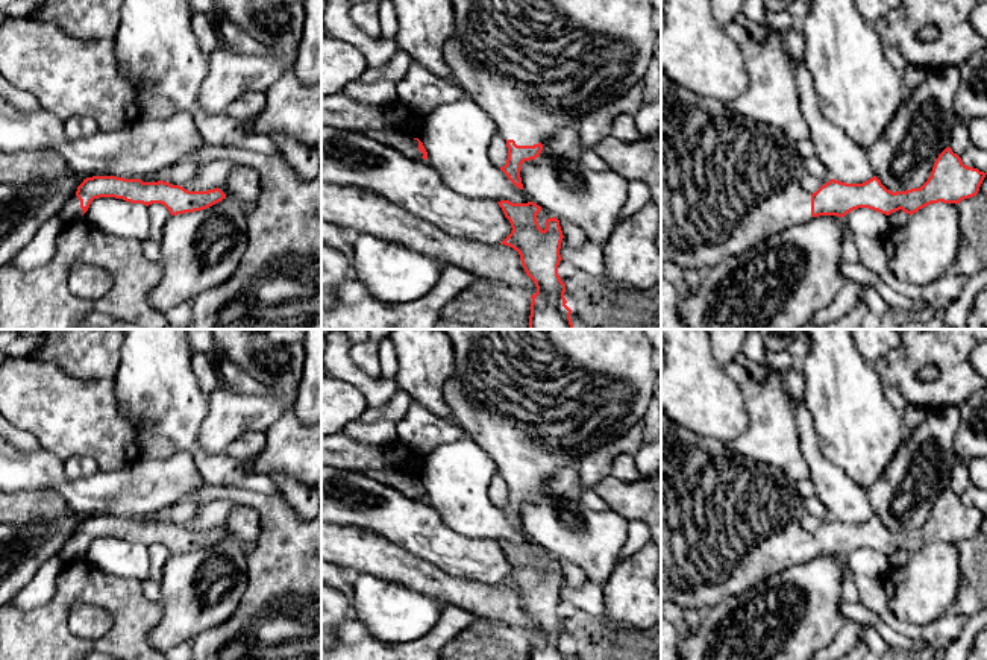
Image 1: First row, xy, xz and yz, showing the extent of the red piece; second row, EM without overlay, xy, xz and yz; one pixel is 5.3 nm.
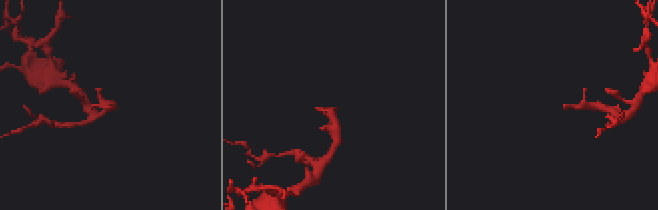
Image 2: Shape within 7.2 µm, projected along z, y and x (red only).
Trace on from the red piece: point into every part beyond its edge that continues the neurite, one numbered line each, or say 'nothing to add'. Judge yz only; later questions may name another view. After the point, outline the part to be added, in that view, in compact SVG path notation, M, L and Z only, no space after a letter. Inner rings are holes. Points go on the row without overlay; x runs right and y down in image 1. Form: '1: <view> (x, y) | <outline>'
1: yz (726, 524) | M661 410L661 601L703 611L775 574L807 563L813 555L811 533L801 523L805 513L794 479L781 469L738 458L726 451L726 443L693 434Z

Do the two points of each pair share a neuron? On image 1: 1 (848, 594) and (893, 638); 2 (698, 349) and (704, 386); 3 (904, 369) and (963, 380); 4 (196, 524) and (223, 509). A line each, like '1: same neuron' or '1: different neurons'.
1: different neurons
2: same neuron
3: same neuron
4: same neuron

